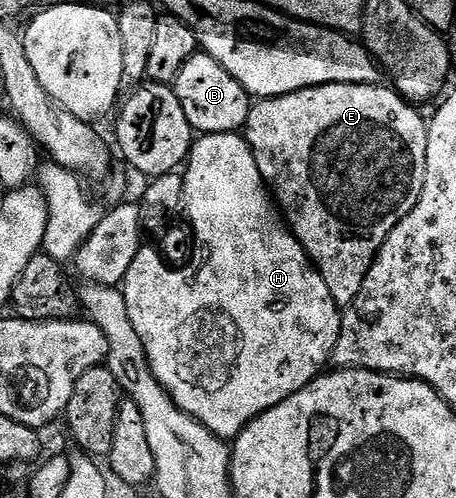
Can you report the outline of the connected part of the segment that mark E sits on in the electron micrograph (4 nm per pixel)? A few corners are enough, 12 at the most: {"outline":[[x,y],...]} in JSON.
{"outline":[[391,87],[252,106],[246,140],[334,303],[426,179]]}

